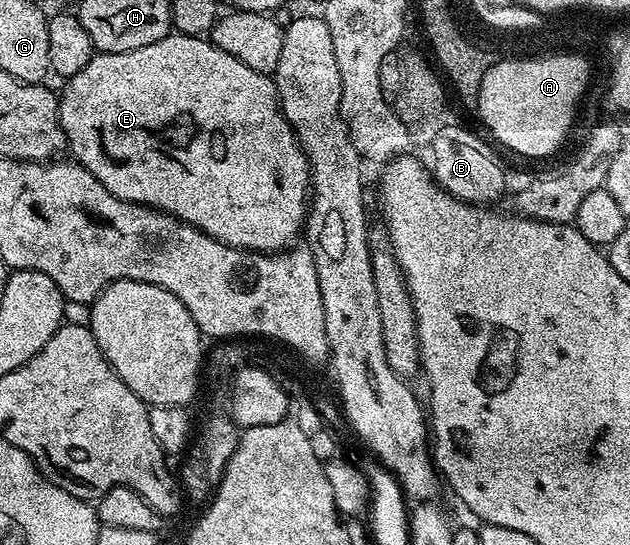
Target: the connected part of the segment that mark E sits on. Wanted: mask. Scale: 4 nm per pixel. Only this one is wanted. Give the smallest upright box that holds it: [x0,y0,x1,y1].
[57,33,311,253]

